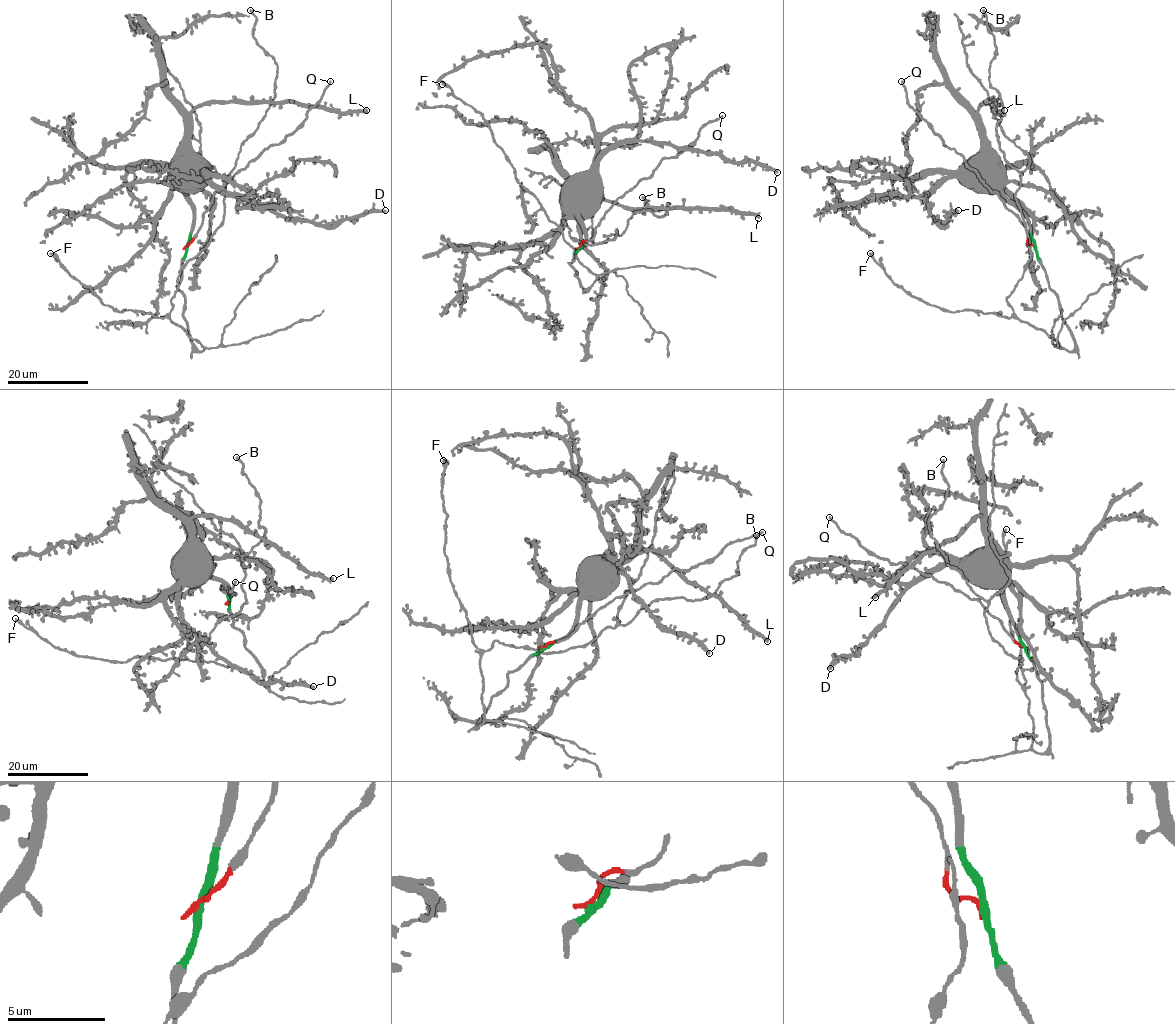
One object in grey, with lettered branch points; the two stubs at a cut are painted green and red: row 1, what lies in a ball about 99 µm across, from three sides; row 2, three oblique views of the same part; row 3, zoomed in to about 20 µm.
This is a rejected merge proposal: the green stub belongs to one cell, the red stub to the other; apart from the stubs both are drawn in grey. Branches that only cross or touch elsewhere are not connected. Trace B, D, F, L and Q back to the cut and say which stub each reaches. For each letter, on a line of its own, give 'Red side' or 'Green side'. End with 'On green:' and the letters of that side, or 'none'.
B: Green side
D: Green side
F: Green side
L: Green side
Q: Red side
On green: B, D, F, L

